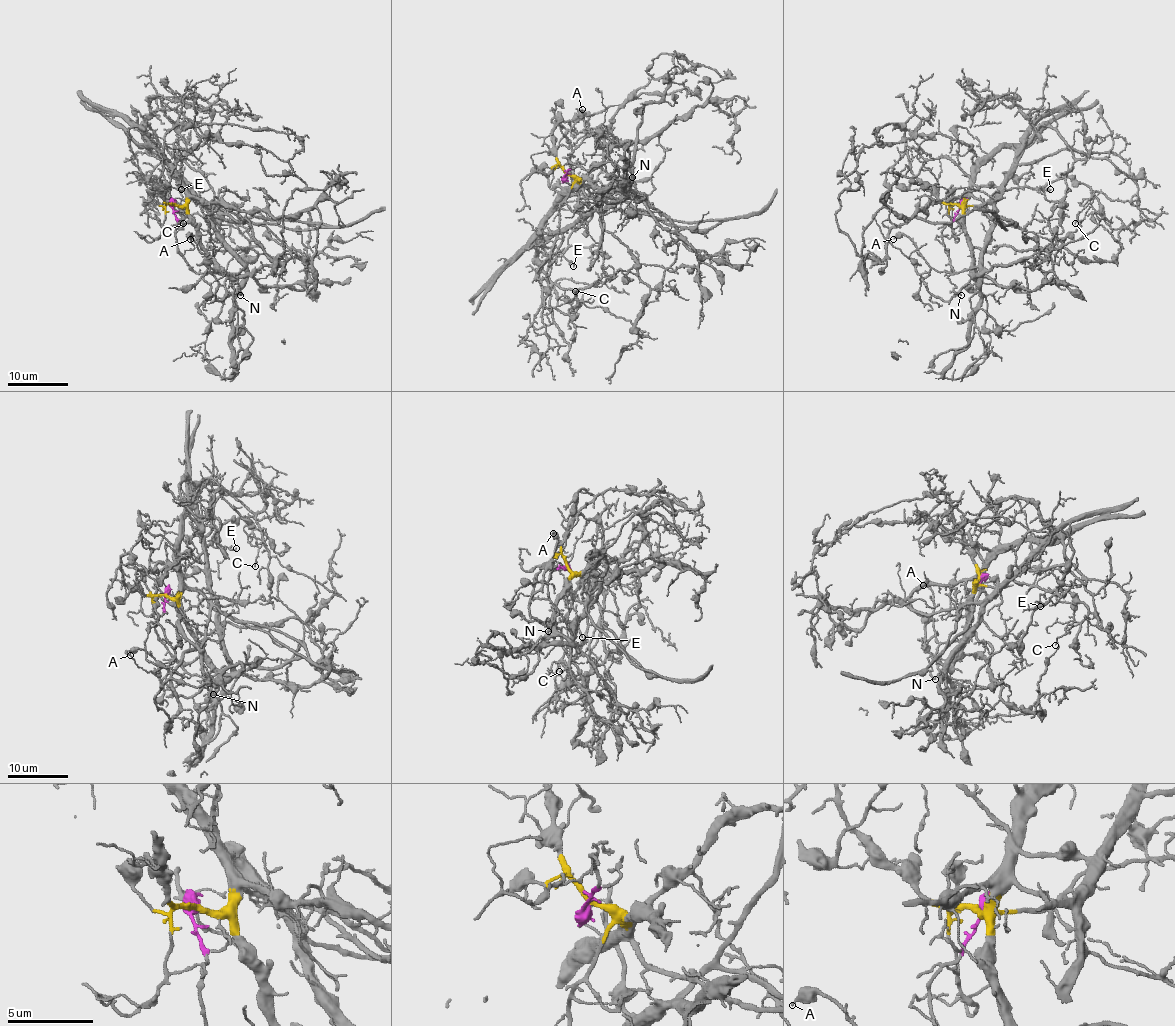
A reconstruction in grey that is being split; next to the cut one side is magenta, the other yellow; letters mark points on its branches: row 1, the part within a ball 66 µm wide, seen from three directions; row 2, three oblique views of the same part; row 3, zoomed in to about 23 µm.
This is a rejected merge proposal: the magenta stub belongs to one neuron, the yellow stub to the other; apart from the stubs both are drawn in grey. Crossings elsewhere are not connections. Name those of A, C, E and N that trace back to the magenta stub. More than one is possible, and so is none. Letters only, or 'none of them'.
A, N

